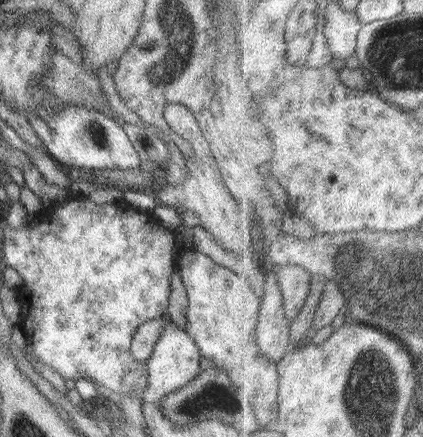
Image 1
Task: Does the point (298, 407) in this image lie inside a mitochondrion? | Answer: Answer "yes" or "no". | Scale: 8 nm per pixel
no

